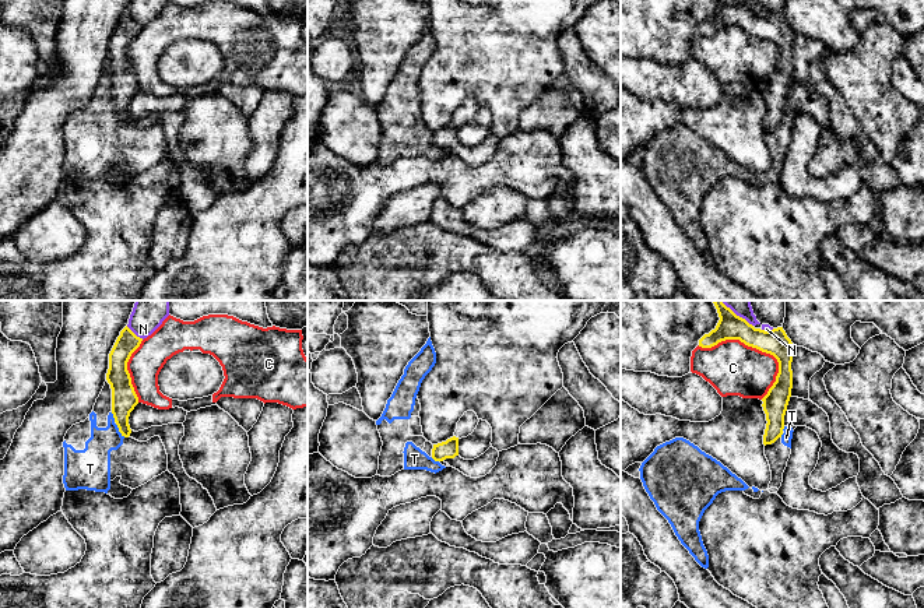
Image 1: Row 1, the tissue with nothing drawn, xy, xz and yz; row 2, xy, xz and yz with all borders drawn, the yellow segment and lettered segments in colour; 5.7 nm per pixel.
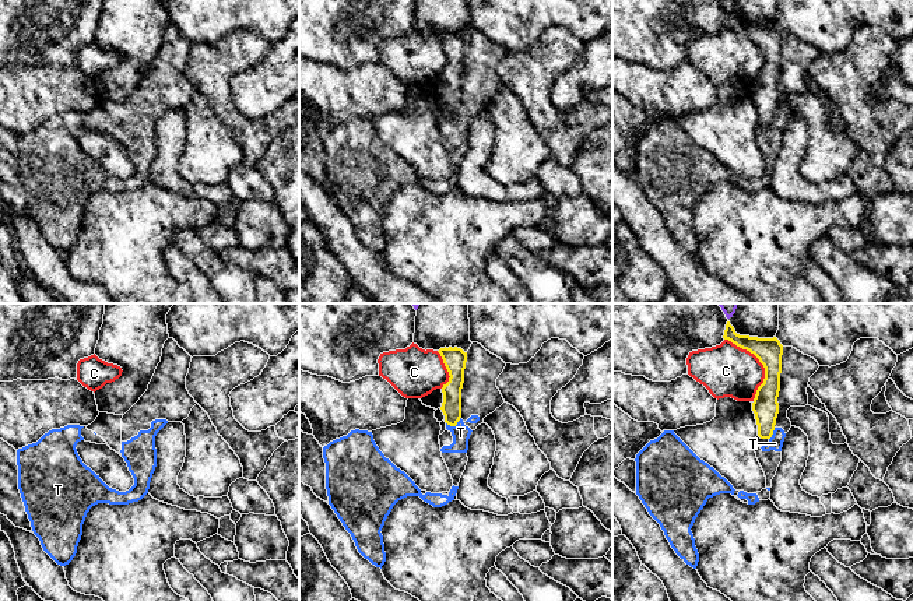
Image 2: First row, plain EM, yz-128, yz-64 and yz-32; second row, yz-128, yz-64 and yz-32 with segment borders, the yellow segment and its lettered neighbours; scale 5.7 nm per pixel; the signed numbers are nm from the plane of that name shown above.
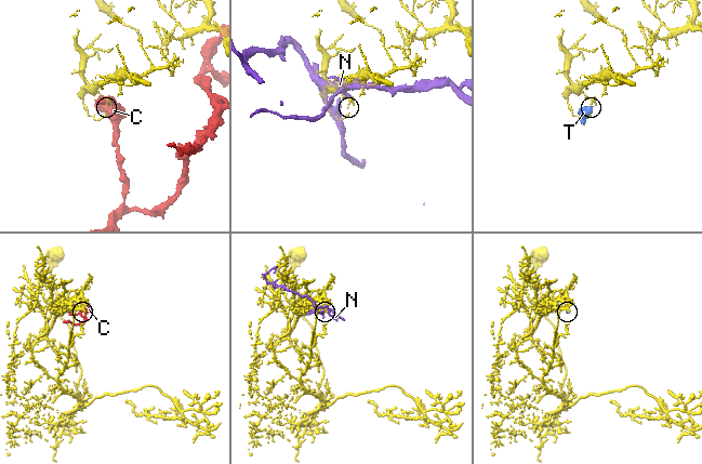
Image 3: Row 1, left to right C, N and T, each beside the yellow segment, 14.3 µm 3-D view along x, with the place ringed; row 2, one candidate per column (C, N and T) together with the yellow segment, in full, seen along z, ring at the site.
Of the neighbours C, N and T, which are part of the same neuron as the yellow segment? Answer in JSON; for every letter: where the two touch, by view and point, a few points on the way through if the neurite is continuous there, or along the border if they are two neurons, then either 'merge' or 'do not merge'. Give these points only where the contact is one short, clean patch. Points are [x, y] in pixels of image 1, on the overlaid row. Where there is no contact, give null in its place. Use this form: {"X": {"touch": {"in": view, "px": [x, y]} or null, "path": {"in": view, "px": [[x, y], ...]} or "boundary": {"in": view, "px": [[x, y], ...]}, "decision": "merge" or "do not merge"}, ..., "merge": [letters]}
{"C": {"touch": {"in": "yz", "px": [748, 345]}, "decision": "do not merge"}, "N": {"touch": {"in": "xy", "px": [133, 333]}, "decision": "do not merge"}, "T": {"touch": {"in": "xy", "px": [119, 431]}, "boundary": {"in": "xy", "px": [[115, 424], [125, 436]]}, "decision": "do not merge"}, "merge": []}

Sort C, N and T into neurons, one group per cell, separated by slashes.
C / N / T

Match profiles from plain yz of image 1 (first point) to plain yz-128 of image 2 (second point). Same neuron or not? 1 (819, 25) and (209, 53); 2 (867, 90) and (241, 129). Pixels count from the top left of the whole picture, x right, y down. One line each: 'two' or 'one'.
1: two
2: one

